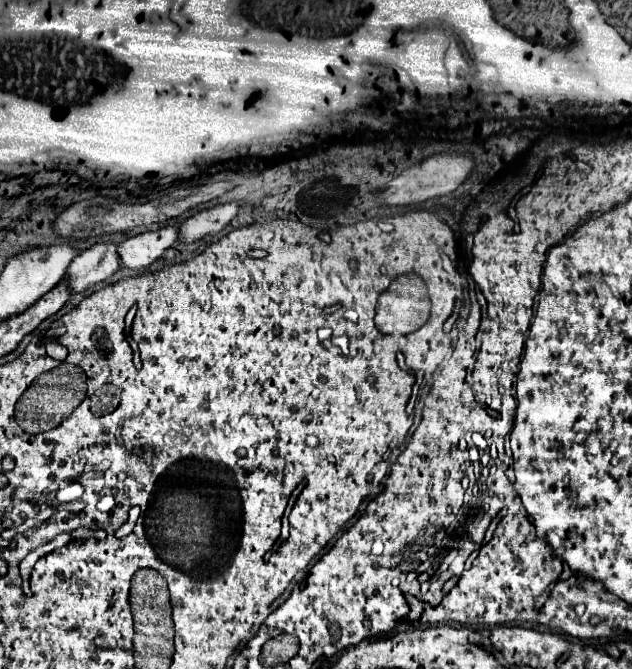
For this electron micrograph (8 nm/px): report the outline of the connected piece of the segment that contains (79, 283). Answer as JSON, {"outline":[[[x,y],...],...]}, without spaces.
{"outline":[[[96,244],[90,250],[80,252],[64,274],[64,284],[72,294],[80,294],[86,288],[110,278],[118,270],[116,244]]]}

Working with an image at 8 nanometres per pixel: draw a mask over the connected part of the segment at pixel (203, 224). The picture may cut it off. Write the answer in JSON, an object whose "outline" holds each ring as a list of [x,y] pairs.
{"outline":[[[230,202],[230,204],[222,204],[222,206],[214,206],[210,210],[198,212],[192,218],[184,220],[178,228],[178,242],[180,244],[192,244],[202,240],[206,234],[214,234],[220,232],[238,212],[238,204]]]}

